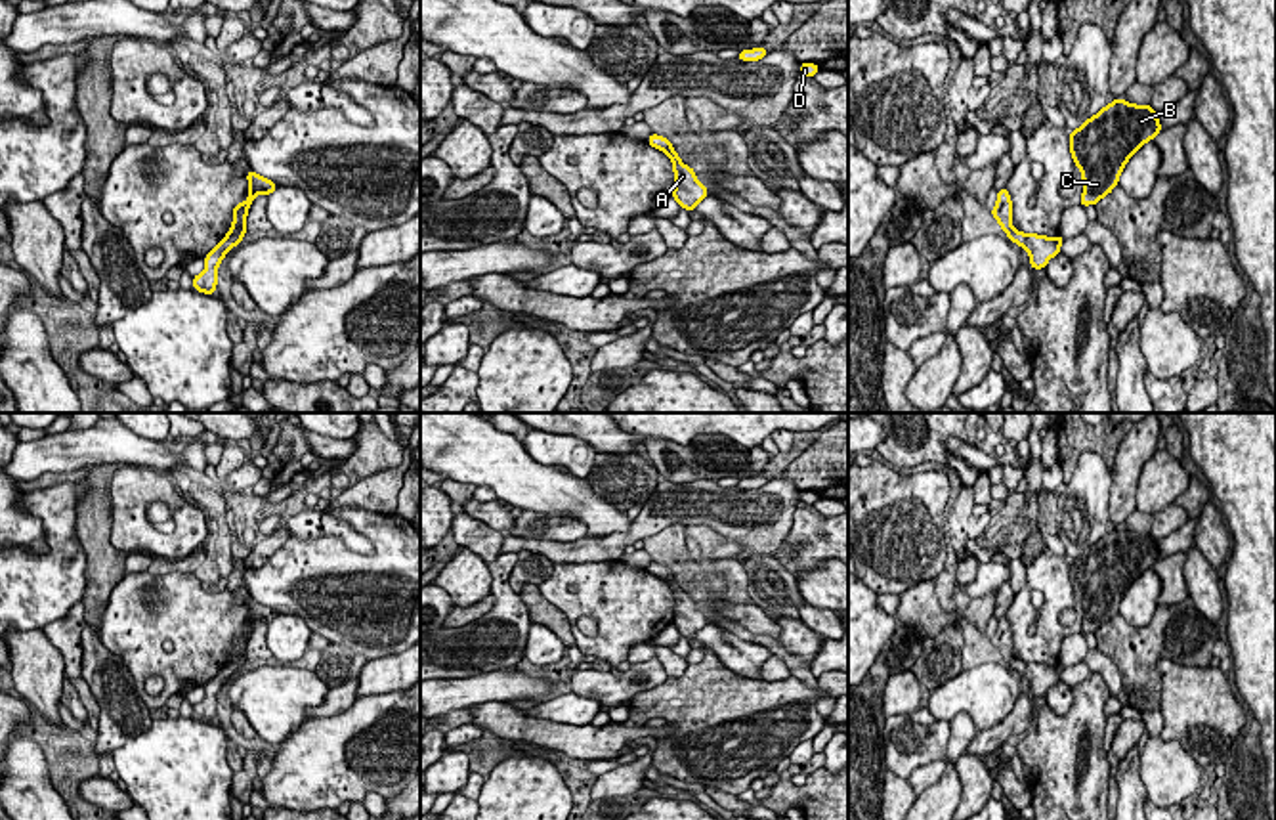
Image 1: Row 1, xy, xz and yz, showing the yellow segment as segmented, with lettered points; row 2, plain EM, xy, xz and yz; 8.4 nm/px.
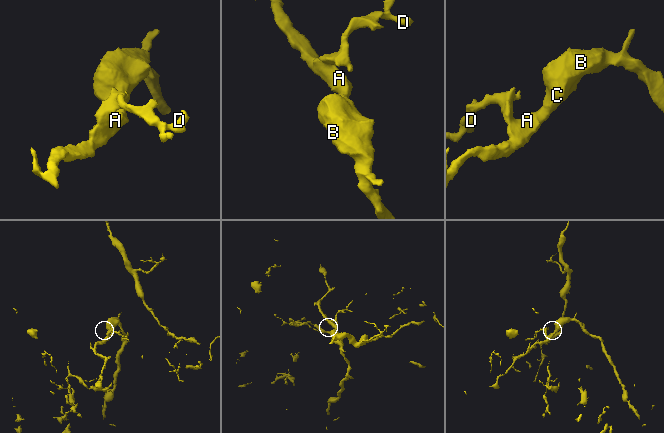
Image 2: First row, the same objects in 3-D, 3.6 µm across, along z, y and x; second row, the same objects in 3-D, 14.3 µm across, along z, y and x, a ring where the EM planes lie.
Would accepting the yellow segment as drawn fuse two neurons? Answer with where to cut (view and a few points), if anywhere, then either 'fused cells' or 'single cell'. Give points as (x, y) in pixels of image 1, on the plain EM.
cut in xy along (245, 658), (226, 666); fused cells

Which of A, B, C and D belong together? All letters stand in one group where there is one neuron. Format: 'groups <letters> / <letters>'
groups A B C / D

